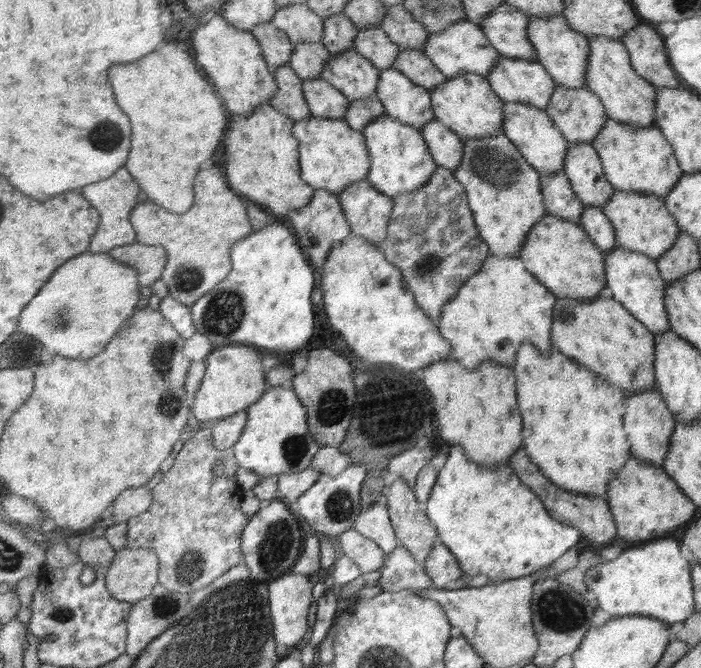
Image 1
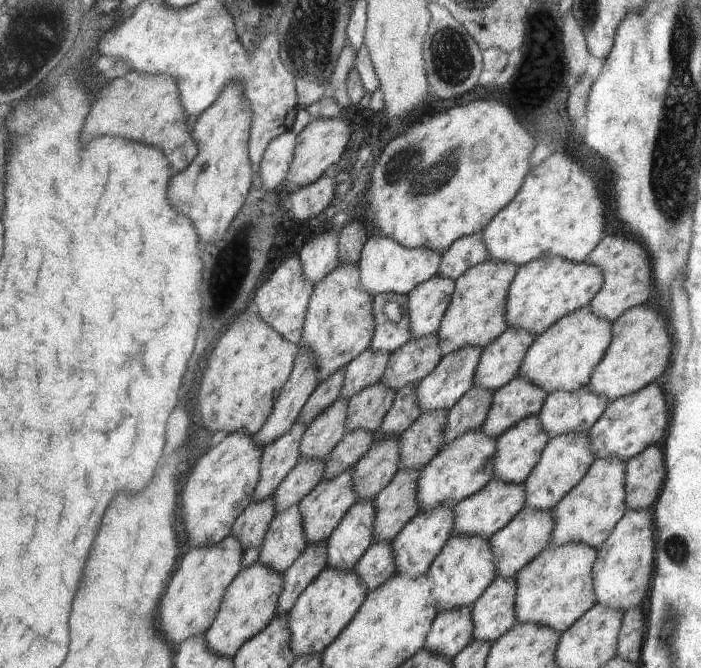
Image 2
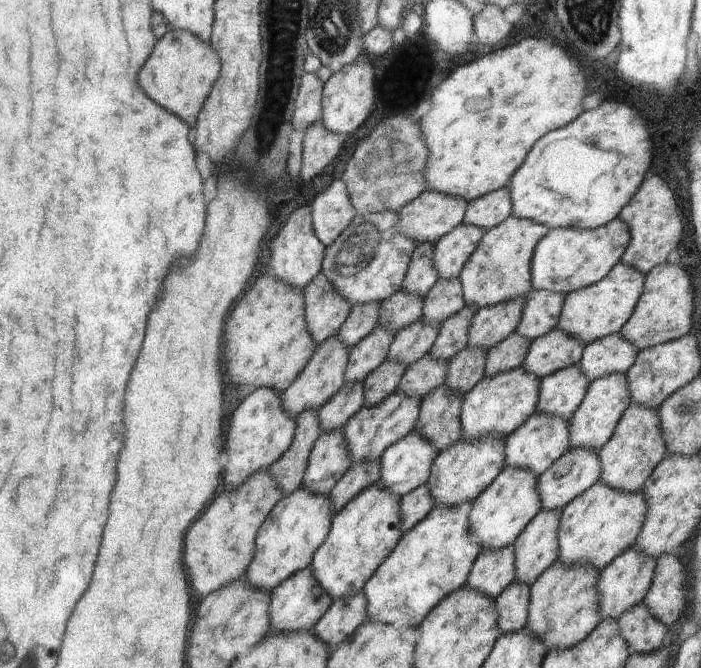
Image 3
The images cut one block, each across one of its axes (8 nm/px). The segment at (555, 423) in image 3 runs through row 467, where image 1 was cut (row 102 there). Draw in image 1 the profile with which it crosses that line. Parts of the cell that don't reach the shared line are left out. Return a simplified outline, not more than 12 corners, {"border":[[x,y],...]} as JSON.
{"border":[[500,58],[487,76],[505,102],[546,111],[558,87],[537,61]]}

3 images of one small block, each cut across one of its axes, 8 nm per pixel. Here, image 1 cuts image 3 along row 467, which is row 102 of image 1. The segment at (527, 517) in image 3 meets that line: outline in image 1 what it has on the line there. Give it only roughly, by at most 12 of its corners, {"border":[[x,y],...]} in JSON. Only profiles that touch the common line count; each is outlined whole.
{"border":[[504,101],[511,144],[540,175],[566,167],[572,144],[548,112]]}

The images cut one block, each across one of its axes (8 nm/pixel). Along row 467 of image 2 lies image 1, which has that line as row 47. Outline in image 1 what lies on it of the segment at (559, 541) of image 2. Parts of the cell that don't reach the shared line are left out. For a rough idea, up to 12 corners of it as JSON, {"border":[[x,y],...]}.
{"border":[[591,37],[586,87],[607,116],[656,126],[658,89],[627,47]]}

